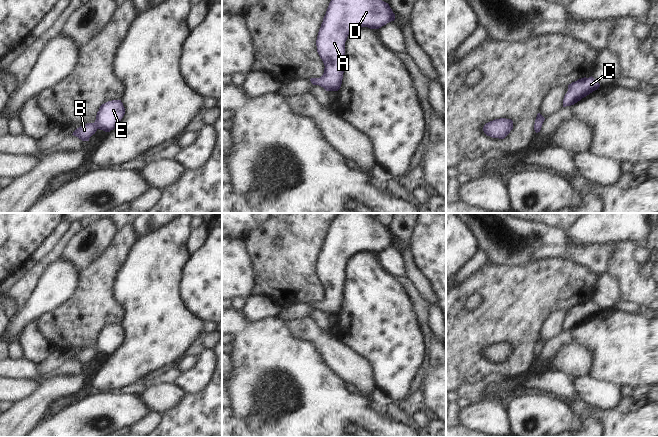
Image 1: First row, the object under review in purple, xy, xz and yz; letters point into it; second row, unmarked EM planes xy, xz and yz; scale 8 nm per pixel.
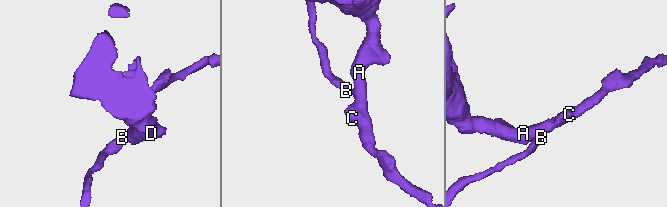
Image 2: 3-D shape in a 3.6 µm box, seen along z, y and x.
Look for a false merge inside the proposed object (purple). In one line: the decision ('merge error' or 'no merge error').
no merge error

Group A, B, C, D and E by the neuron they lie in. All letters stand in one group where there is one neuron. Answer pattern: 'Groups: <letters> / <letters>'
Groups: A B C D E

